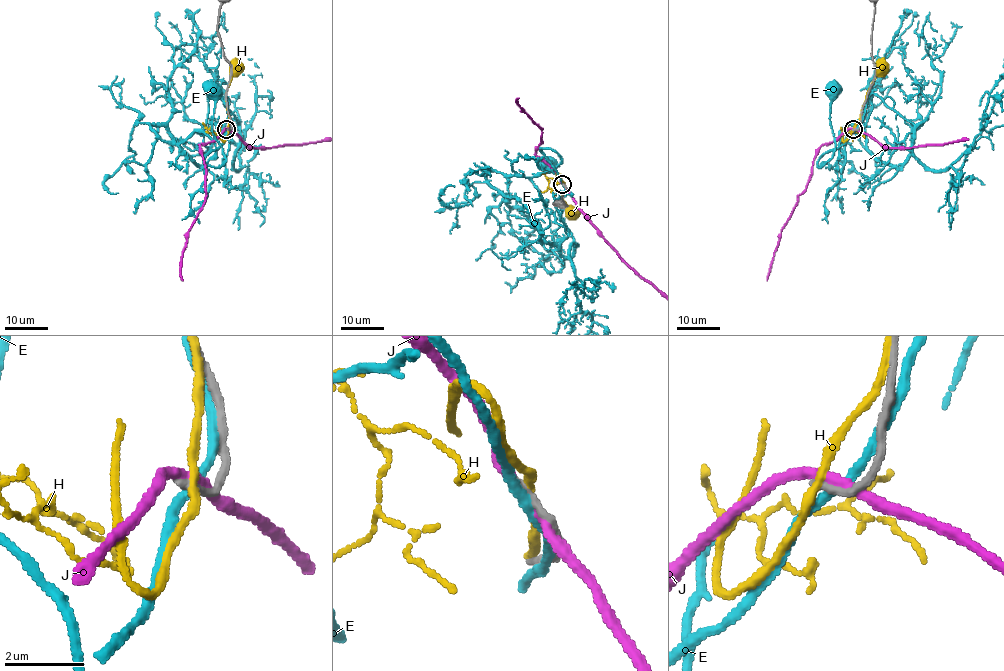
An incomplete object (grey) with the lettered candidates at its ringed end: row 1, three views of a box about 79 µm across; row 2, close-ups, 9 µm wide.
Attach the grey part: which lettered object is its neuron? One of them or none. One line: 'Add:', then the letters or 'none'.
Add: none

